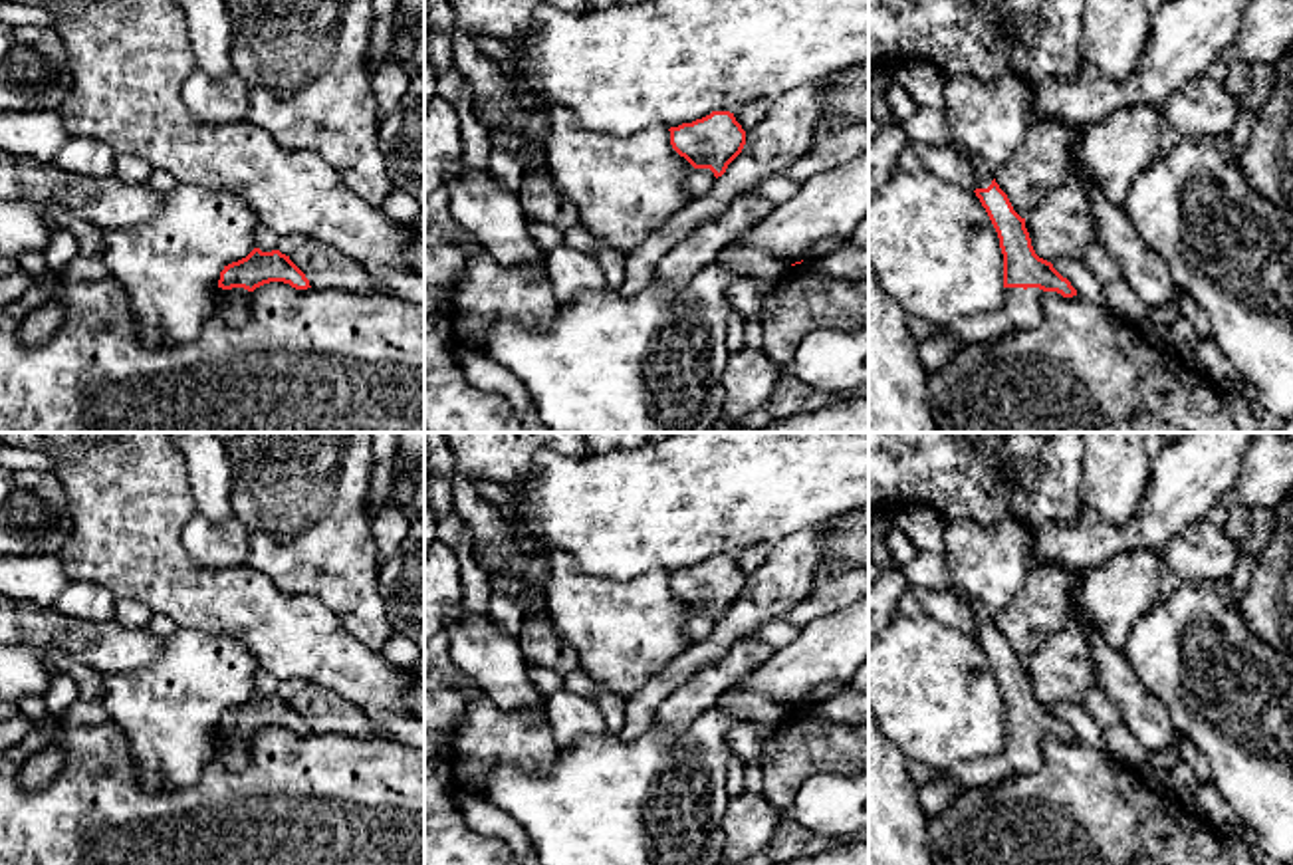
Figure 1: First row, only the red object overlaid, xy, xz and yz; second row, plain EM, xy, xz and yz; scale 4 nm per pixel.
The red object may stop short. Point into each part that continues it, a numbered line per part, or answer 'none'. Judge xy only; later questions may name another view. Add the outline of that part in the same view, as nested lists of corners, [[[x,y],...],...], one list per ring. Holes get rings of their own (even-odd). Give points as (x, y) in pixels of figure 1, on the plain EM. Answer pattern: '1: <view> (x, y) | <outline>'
1: xy (233, 750) | [[[244,732],[218,734],[218,756],[230,770],[244,770],[248,766],[248,738]]]

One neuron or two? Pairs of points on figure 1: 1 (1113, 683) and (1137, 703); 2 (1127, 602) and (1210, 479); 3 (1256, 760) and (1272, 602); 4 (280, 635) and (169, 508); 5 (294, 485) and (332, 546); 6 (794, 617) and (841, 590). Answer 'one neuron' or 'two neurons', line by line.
1: one neuron
2: two neurons
3: two neurons
4: one neuron
5: one neuron
6: one neuron

